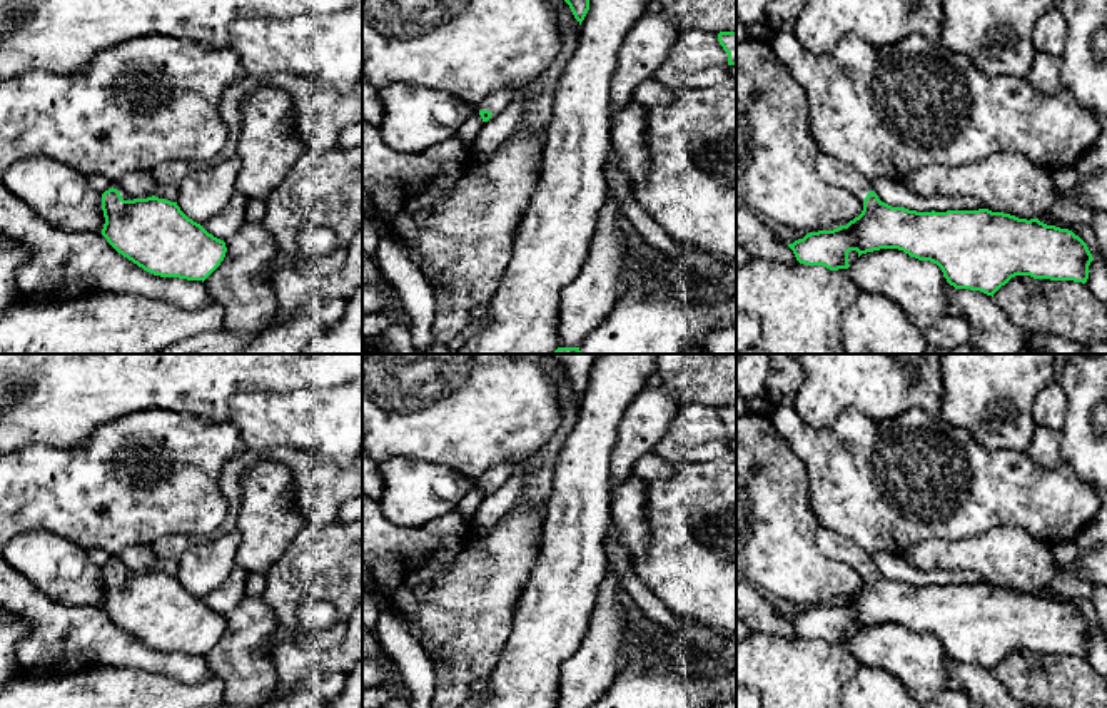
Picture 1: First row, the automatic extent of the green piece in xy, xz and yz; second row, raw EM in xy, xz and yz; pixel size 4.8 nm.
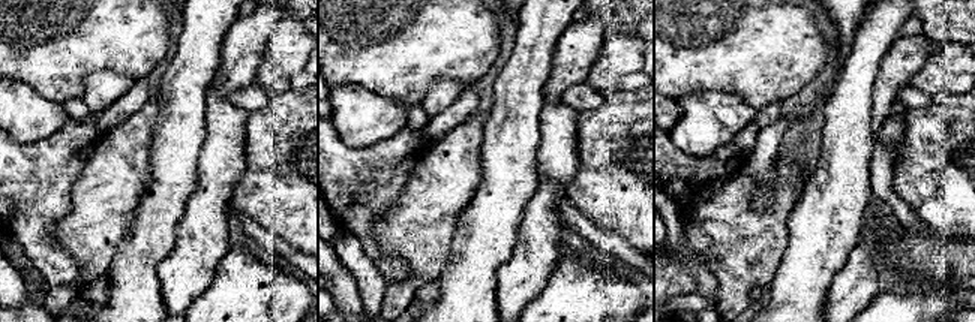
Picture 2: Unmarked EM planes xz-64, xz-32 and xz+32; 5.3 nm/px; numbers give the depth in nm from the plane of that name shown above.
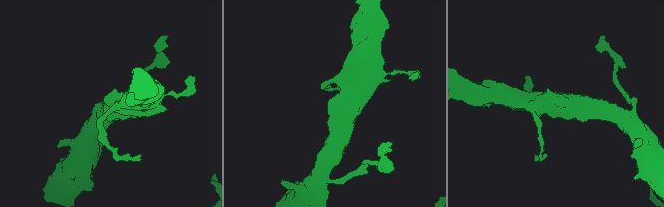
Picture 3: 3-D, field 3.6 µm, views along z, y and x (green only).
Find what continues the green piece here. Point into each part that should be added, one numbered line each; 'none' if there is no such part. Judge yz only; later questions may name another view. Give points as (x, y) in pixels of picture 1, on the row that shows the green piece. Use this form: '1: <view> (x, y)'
1: yz (834, 171)

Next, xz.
1: xz (495, 102)

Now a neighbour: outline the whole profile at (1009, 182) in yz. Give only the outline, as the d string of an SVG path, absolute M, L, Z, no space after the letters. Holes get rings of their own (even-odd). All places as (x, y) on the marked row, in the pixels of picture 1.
M1002 152L960 167L927 165L900 180L930 197L970 197L983 209L1037 219L1057 200L1052 174L1015 152Z

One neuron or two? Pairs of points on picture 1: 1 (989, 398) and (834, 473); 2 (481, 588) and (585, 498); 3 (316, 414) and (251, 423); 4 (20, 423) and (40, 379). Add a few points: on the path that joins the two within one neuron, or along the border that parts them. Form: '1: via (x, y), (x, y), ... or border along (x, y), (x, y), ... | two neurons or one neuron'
1: border along (940, 416), (965, 428), (979, 441) | two neurons
2: border along (545, 518), (541, 553), (530, 575) | two neurons
3: via (299, 418), (267, 419) | one neuron
4: via (20, 413), (20, 406), (35, 389) | one neuron

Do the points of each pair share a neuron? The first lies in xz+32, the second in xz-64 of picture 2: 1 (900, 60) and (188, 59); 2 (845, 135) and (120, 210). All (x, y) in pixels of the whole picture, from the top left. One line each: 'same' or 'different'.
1: different
2: different

